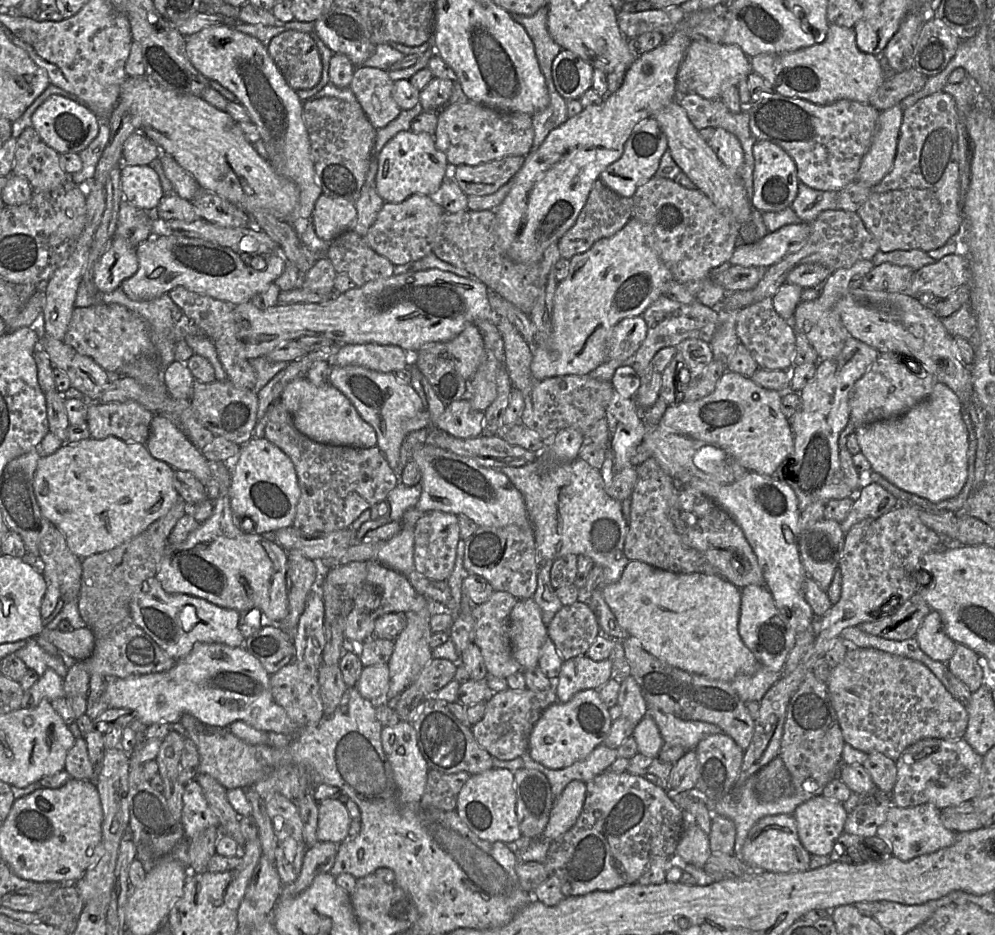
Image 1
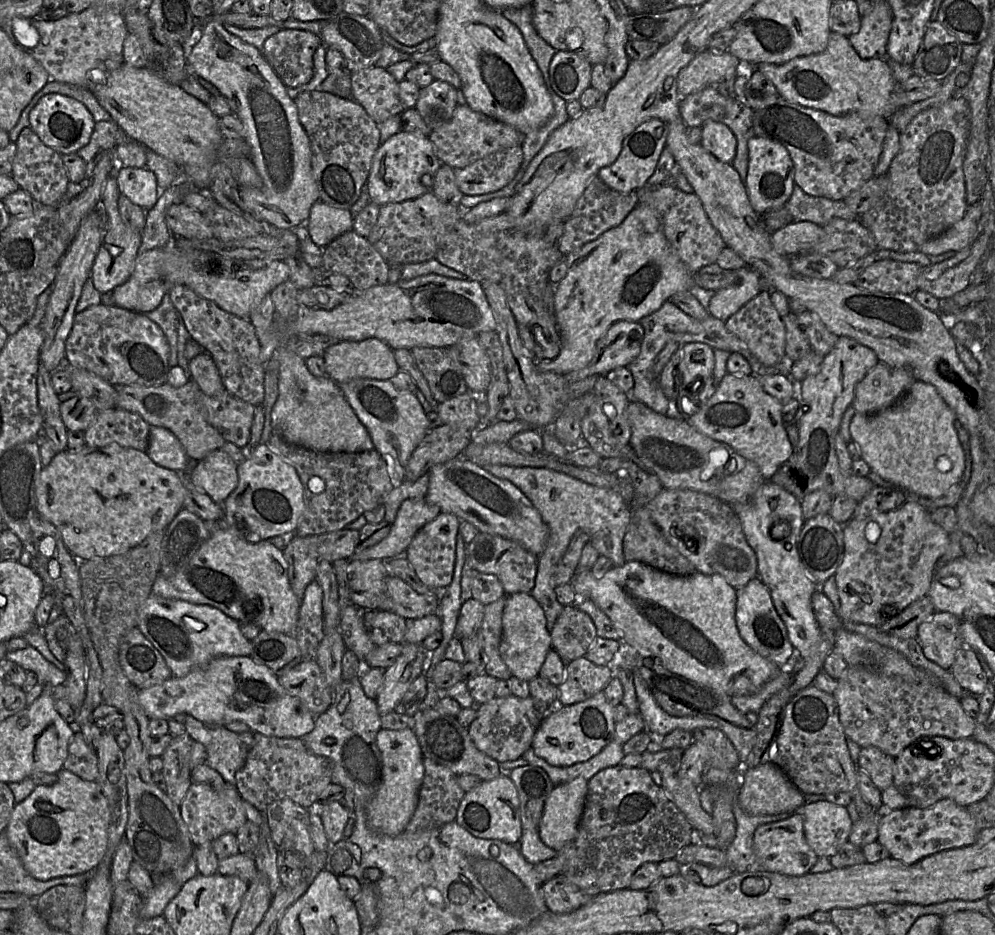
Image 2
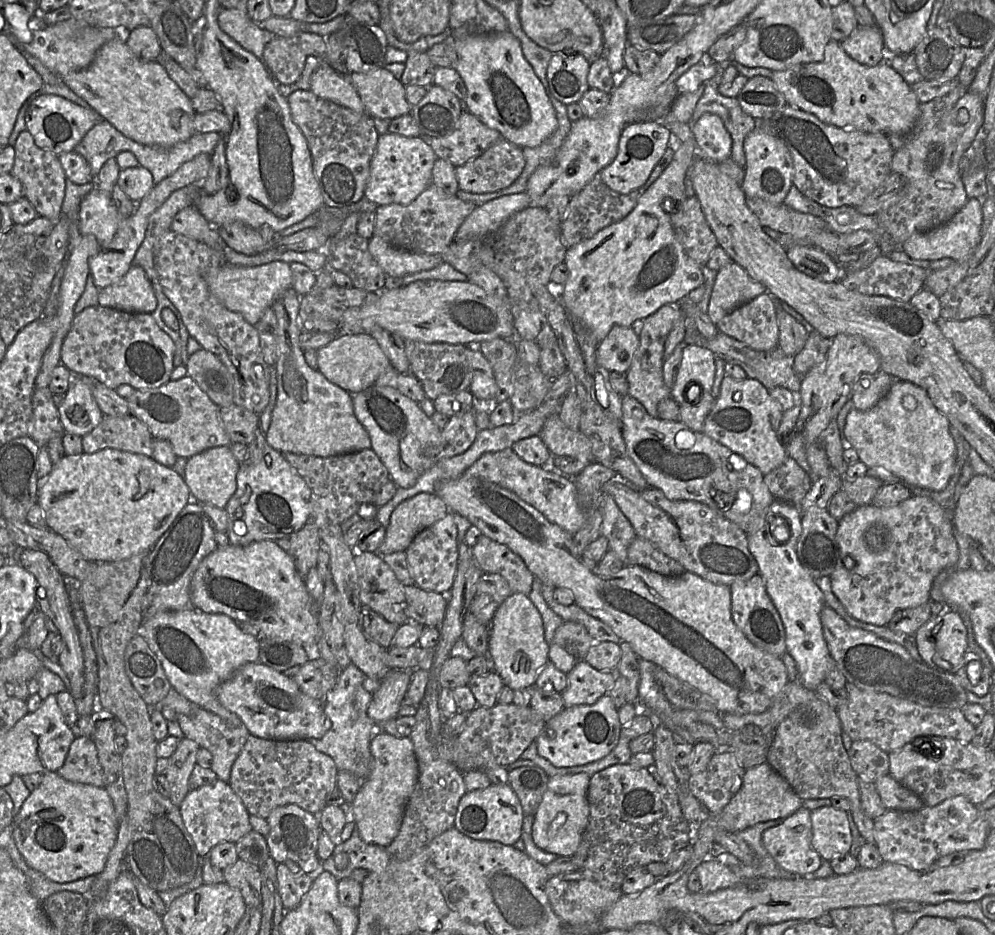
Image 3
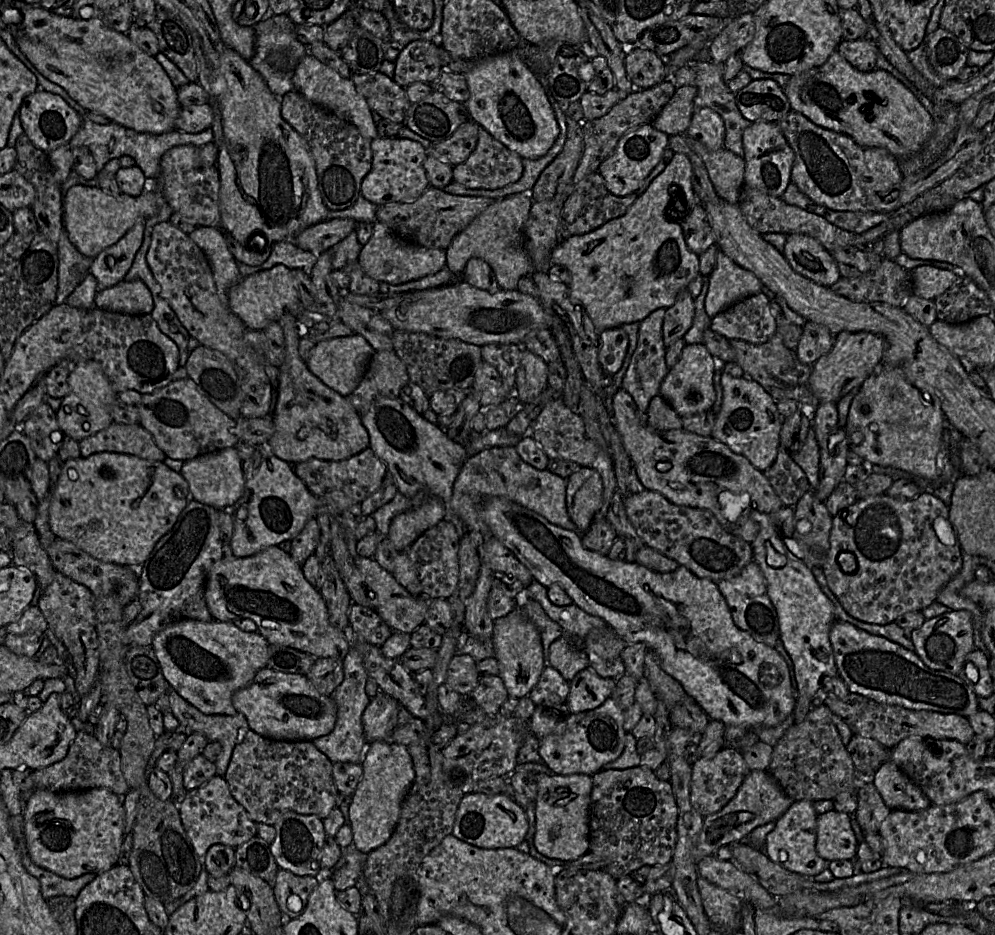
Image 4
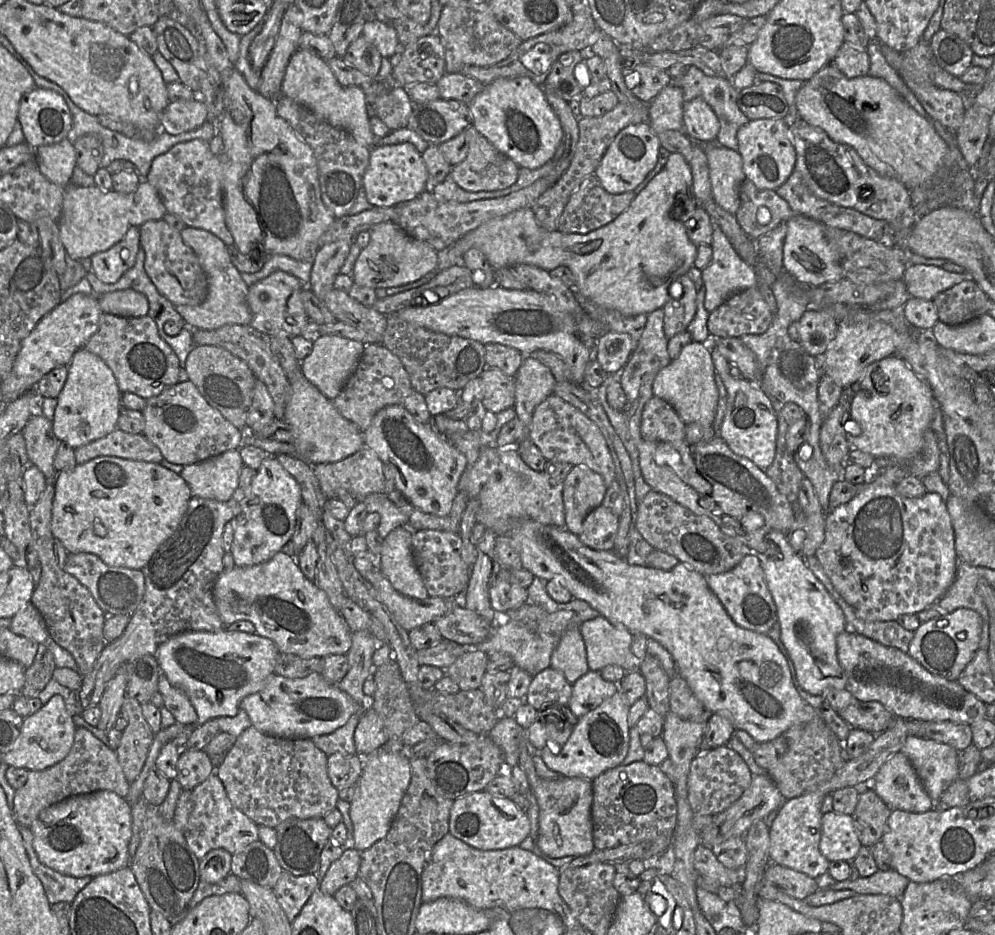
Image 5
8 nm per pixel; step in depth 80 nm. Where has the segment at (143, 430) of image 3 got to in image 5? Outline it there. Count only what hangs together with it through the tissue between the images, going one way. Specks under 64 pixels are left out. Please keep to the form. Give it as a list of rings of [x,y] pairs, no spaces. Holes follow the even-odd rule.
[[[117,428],[103,438],[75,449],[77,464],[96,457],[114,456],[123,459],[159,463],[164,459],[161,451],[144,434],[130,434]]]

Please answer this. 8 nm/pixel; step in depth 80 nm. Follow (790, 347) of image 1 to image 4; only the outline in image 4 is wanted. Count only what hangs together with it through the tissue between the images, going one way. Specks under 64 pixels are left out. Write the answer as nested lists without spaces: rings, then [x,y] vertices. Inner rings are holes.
[[[761,291],[732,304],[711,318],[709,328],[727,339],[766,343],[777,331],[770,310],[772,295]]]

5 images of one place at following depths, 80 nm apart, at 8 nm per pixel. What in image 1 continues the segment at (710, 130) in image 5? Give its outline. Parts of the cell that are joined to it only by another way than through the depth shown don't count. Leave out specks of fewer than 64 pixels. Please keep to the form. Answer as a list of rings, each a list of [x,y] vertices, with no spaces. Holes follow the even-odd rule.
[[[718,127],[706,142],[724,165],[739,171],[744,163],[744,152],[740,141],[734,134]]]

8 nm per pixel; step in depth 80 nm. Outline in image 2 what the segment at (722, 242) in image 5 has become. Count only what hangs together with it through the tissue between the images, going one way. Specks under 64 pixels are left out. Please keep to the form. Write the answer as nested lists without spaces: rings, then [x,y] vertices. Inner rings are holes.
[[[745,267],[733,271],[738,275],[738,282],[715,291],[707,308],[709,315],[722,321],[726,321],[764,289],[763,280],[755,270]]]

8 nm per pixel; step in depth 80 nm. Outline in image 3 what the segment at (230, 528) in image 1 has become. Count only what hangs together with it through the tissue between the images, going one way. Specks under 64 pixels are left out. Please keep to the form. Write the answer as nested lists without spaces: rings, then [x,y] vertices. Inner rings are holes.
[[[264,540],[246,546],[218,546],[196,569],[190,584],[190,596],[195,608],[207,613],[225,614],[236,622],[250,623],[260,631],[261,636],[294,642],[311,652],[318,642],[319,605],[308,593],[292,558],[274,541]]]

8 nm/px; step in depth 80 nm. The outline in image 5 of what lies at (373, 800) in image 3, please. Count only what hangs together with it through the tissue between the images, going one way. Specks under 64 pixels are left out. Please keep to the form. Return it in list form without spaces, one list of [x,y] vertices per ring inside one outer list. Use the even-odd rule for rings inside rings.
[[[381,748],[363,757],[363,772],[357,782],[357,791],[350,807],[355,848],[358,851],[369,849],[388,834],[409,787],[411,777],[411,761],[404,753],[392,753]]]

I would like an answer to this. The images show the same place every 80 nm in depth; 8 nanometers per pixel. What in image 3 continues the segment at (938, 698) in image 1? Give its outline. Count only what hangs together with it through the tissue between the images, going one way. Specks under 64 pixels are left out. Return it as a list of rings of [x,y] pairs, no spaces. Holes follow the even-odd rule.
[[[848,682],[845,691],[847,698],[837,709],[842,731],[853,741],[871,741],[887,753],[913,742],[915,738],[929,736],[948,737],[969,743],[976,732],[976,727],[965,718],[960,709],[922,706],[887,693],[862,690]]]

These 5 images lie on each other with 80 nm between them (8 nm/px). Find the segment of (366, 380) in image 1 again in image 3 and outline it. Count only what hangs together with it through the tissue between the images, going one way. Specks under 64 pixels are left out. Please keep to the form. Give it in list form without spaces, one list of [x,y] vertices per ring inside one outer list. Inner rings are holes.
[[[372,385],[351,395],[355,416],[367,430],[371,449],[387,468],[390,478],[397,487],[412,487],[435,463],[435,448],[440,443],[441,430],[418,403],[401,394],[397,388]]]

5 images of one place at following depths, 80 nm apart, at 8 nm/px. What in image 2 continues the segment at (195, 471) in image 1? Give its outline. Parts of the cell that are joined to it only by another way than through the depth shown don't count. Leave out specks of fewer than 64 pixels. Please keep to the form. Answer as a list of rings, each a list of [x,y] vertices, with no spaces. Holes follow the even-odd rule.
[[[151,426],[147,454],[156,464],[177,471],[190,472],[190,458],[179,439],[167,428]]]

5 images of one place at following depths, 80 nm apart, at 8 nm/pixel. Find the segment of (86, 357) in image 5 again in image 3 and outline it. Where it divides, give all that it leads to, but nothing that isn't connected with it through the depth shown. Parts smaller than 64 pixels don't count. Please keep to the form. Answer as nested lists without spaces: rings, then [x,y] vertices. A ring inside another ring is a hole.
[[[73,376],[64,402],[59,407],[59,416],[65,433],[85,436],[103,419],[92,393],[94,378]]]

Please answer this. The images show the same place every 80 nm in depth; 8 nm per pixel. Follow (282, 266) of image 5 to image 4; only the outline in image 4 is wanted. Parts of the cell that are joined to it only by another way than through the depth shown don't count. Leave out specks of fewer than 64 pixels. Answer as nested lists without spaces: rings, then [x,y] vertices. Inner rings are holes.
[[[284,240],[273,244],[271,253],[263,264],[248,266],[237,262],[237,267],[242,278],[271,269],[278,264],[282,264],[290,270],[301,269],[308,276],[311,276],[312,270],[318,260],[318,255],[310,251],[301,250],[295,245],[293,240]]]

